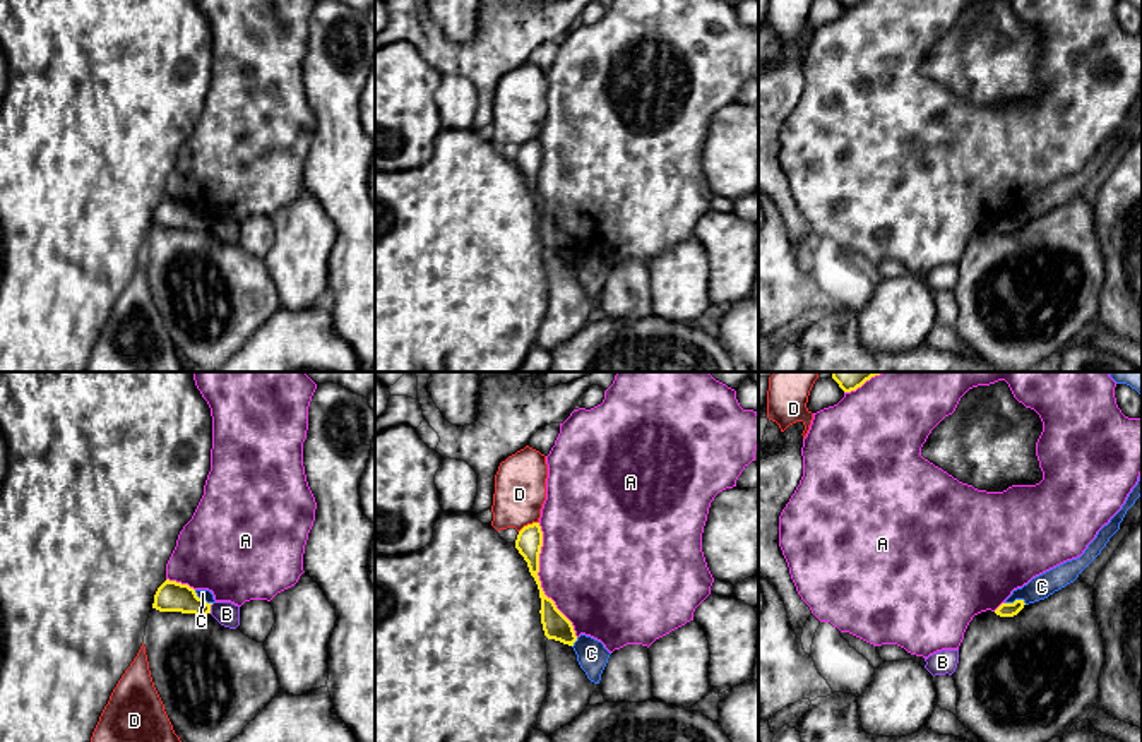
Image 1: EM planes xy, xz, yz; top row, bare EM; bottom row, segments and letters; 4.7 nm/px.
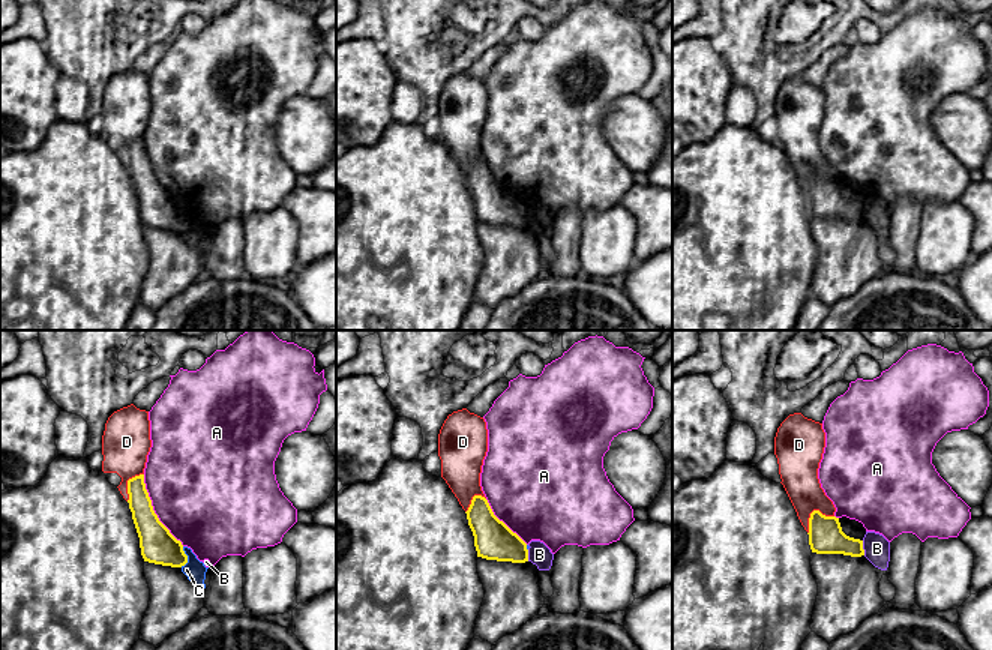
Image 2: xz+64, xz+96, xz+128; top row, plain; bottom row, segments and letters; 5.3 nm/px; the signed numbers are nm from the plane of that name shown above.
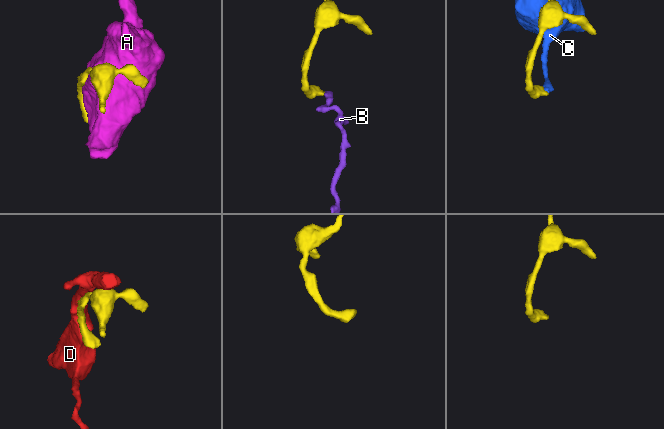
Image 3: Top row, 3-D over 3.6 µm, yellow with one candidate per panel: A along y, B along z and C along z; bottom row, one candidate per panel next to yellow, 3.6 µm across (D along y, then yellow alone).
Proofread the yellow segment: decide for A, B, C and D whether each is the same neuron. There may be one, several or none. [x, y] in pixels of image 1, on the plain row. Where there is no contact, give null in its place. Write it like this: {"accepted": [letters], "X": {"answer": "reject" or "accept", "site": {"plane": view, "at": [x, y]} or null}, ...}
{"accepted": [], "A": {"answer": "reject", "site": {"plane": "xz", "at": [538, 196]}}, "B": {"answer": "reject", "site": {"plane": "xy", "at": [209, 225]}}, "C": {"answer": "reject", "site": {"plane": "yz", "at": [1016, 216]}}, "D": {"answer": "reject", "site": {"plane": "xz", "at": [528, 141]}}}

